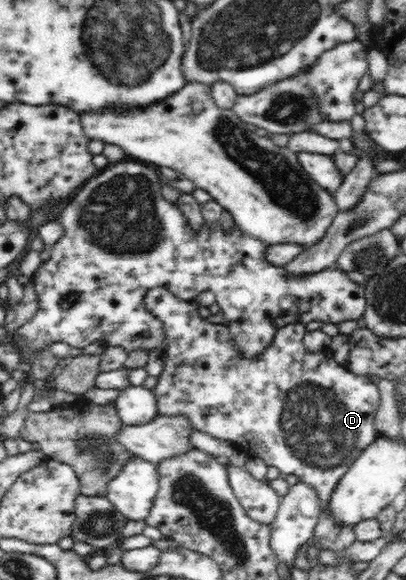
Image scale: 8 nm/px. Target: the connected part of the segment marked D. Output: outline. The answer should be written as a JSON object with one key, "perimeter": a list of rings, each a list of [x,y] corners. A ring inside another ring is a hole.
{"perimeter":[[[159,286],[149,289],[143,302],[149,313],[163,324],[165,332],[164,371],[153,389],[158,414],[185,416],[199,432],[223,441],[235,441],[249,451],[253,451],[253,443],[267,443],[269,455],[257,455],[265,465],[276,467],[281,475],[295,475],[298,481],[317,490],[322,506],[314,529],[317,547],[338,552],[353,545],[357,540],[354,528],[335,522],[328,506],[337,483],[349,471],[351,463],[379,438],[374,423],[380,405],[377,385],[365,377],[351,374],[345,366],[335,361],[329,348],[324,352],[307,352],[303,346],[303,336],[307,331],[303,323],[289,323],[277,329],[271,347],[267,347],[260,357],[249,359],[243,358],[236,349],[228,326],[207,322],[205,312],[194,301],[181,300],[165,286]]]}

